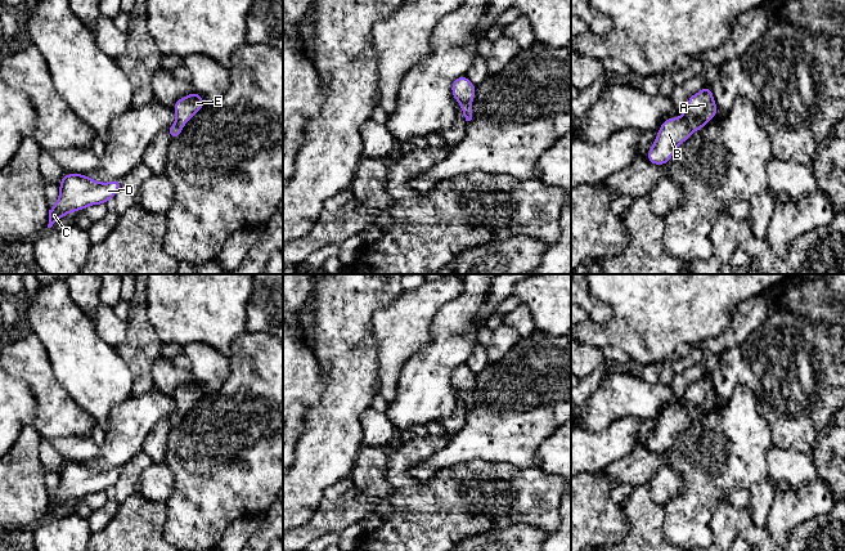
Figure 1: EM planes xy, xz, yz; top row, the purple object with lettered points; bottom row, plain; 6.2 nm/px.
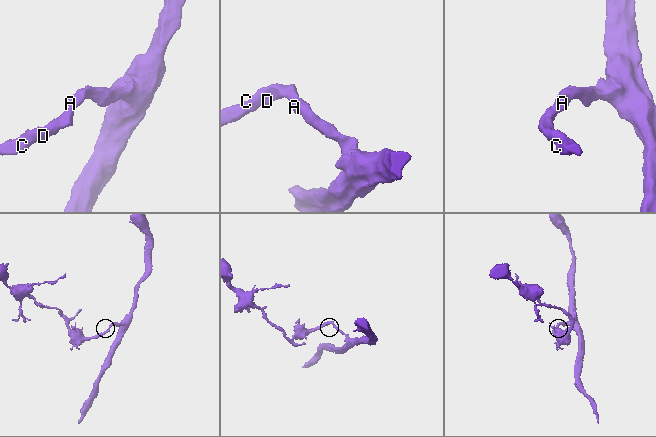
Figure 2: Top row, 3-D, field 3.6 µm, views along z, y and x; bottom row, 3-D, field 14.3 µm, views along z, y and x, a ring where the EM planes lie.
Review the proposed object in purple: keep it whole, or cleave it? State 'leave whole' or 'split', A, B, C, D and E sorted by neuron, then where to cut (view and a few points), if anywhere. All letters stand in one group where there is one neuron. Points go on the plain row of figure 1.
leave whole; groups A B C D E; cut none

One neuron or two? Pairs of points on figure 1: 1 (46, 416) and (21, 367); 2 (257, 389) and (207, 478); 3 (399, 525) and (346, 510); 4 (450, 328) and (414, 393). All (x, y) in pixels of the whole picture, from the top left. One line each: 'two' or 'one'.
1: one
2: one
3: two
4: one

